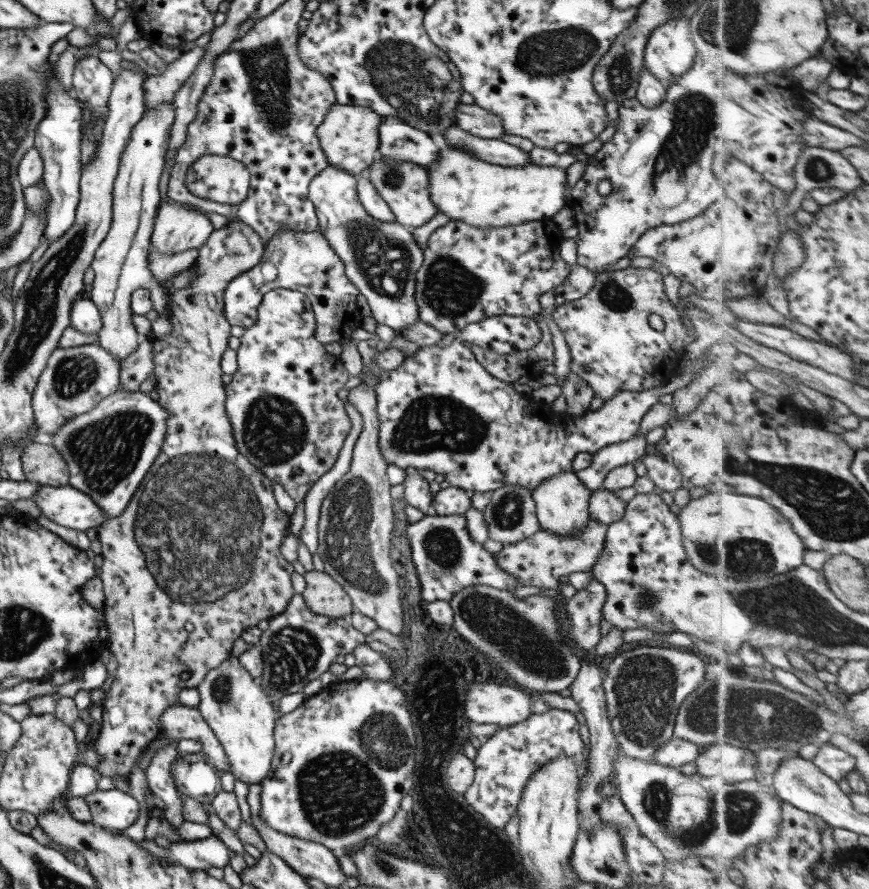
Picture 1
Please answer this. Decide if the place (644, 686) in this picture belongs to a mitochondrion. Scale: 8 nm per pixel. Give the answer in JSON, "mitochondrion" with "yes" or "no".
{"mitochondrion":"yes"}

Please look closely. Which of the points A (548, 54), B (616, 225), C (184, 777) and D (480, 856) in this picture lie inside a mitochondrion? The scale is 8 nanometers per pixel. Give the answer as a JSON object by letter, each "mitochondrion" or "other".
{"A":"mitochondrion","B":"other","C":"other","D":"mitochondrion"}

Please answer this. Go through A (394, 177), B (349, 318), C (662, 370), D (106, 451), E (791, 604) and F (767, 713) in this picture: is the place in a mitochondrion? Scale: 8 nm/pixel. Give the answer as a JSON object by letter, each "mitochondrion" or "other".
{"A":"mitochondrion","B":"other","C":"other","D":"mitochondrion","E":"mitochondrion","F":"mitochondrion"}

